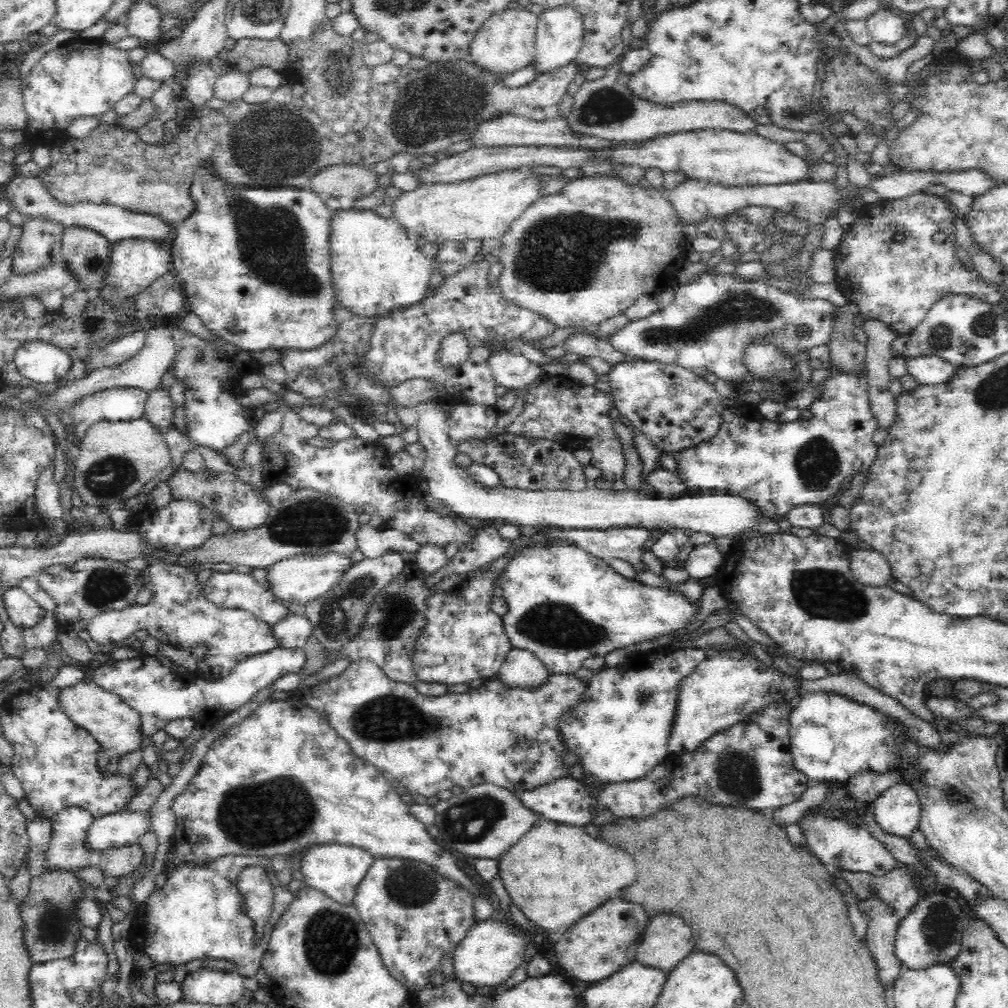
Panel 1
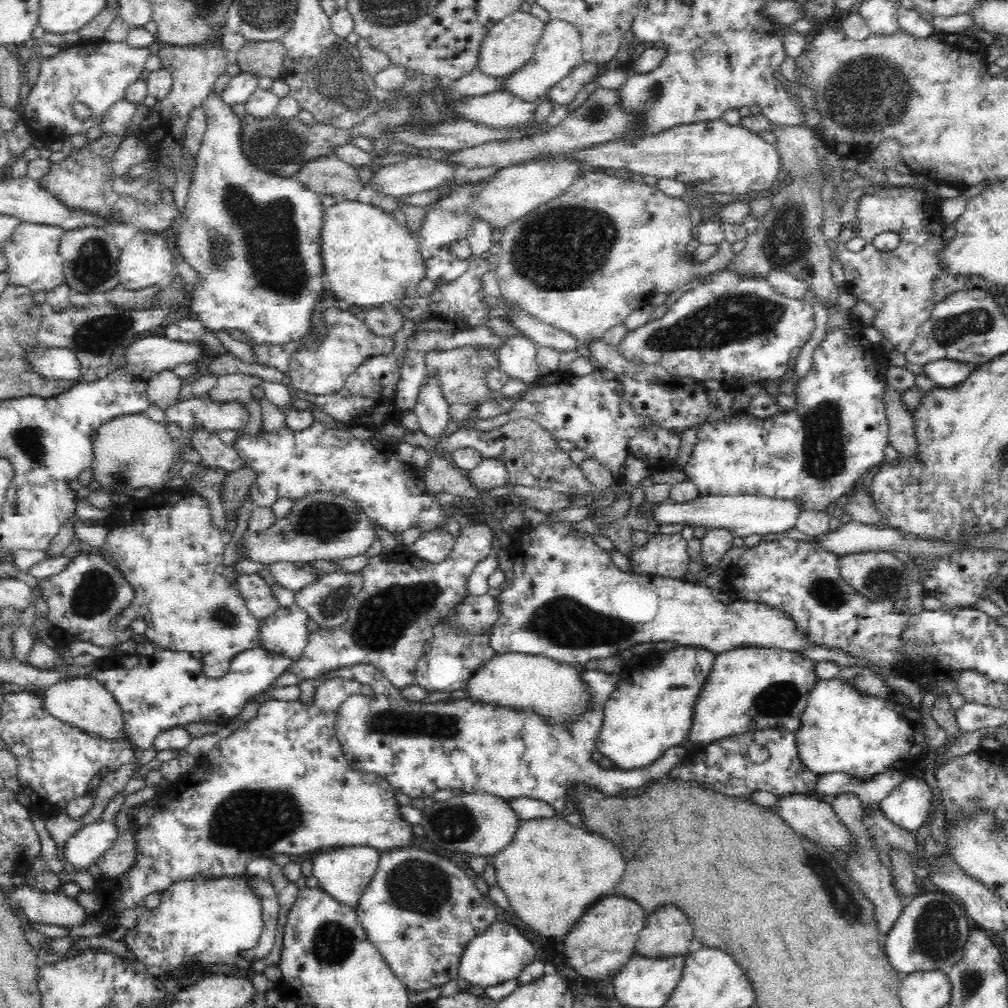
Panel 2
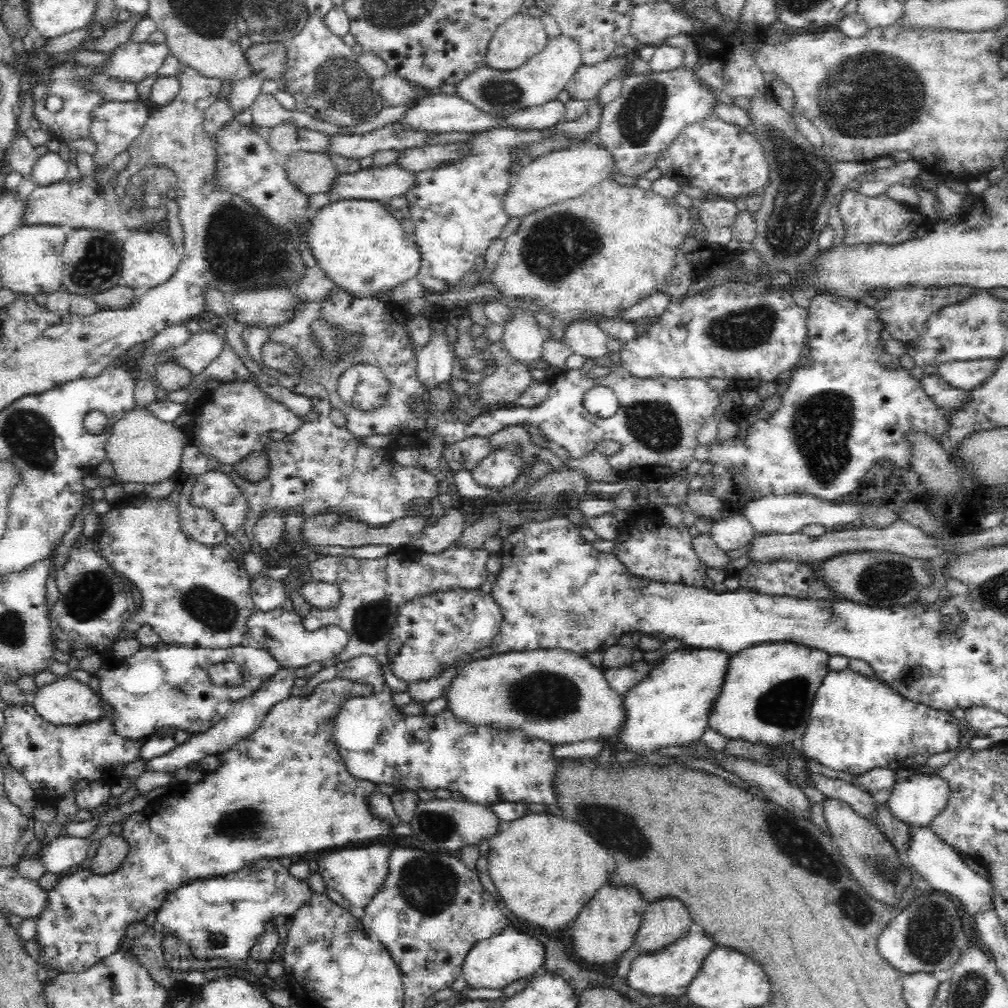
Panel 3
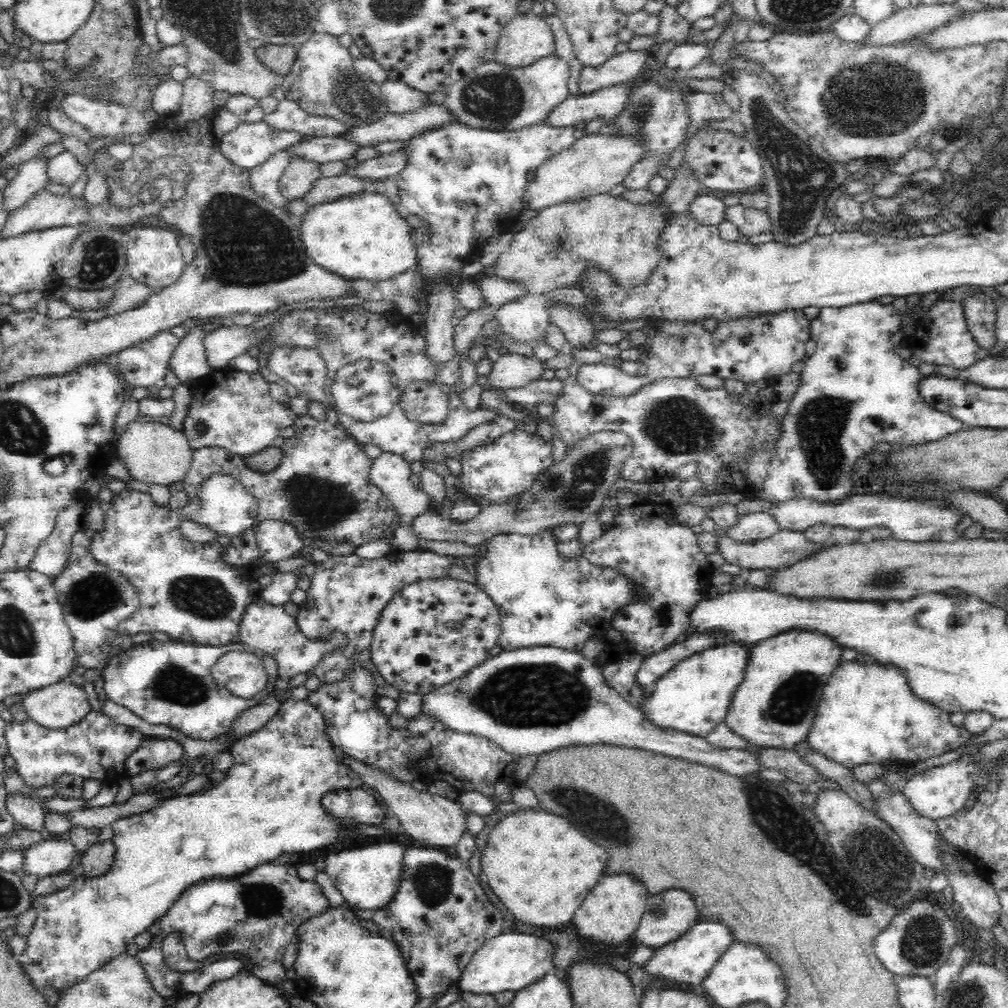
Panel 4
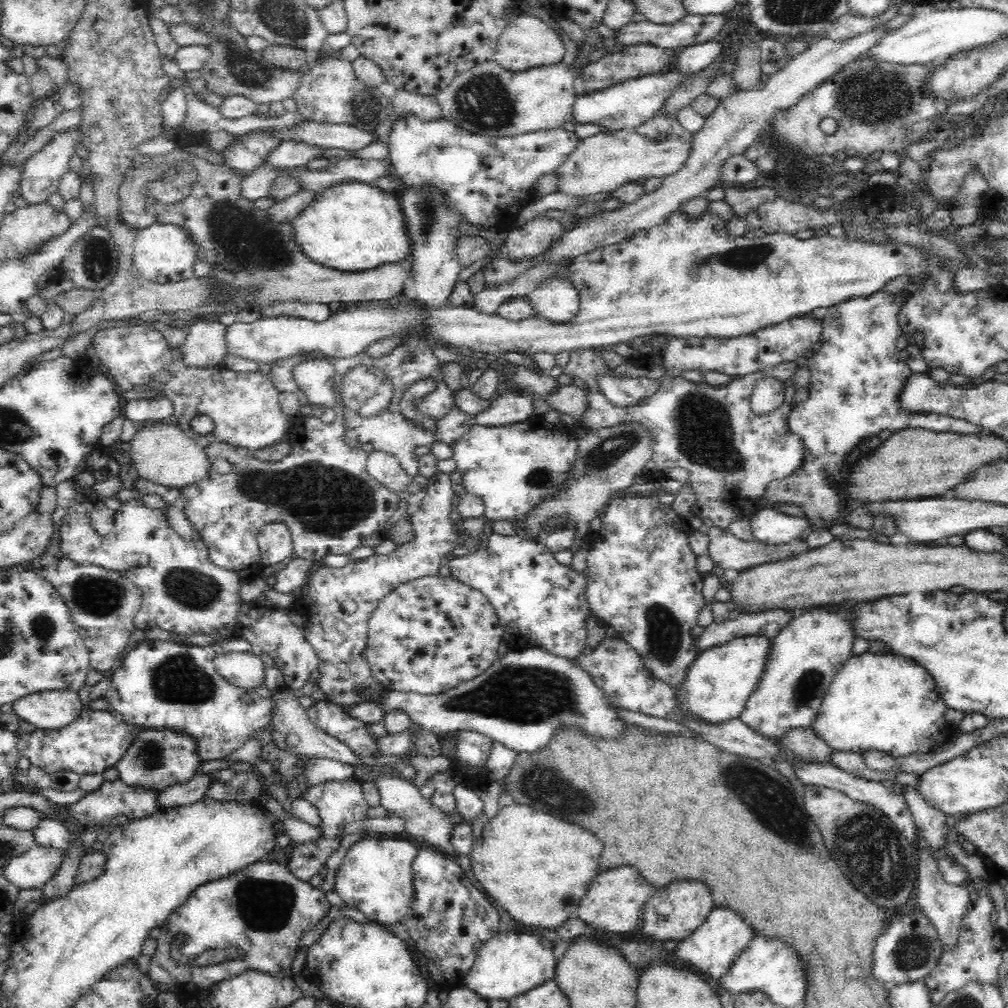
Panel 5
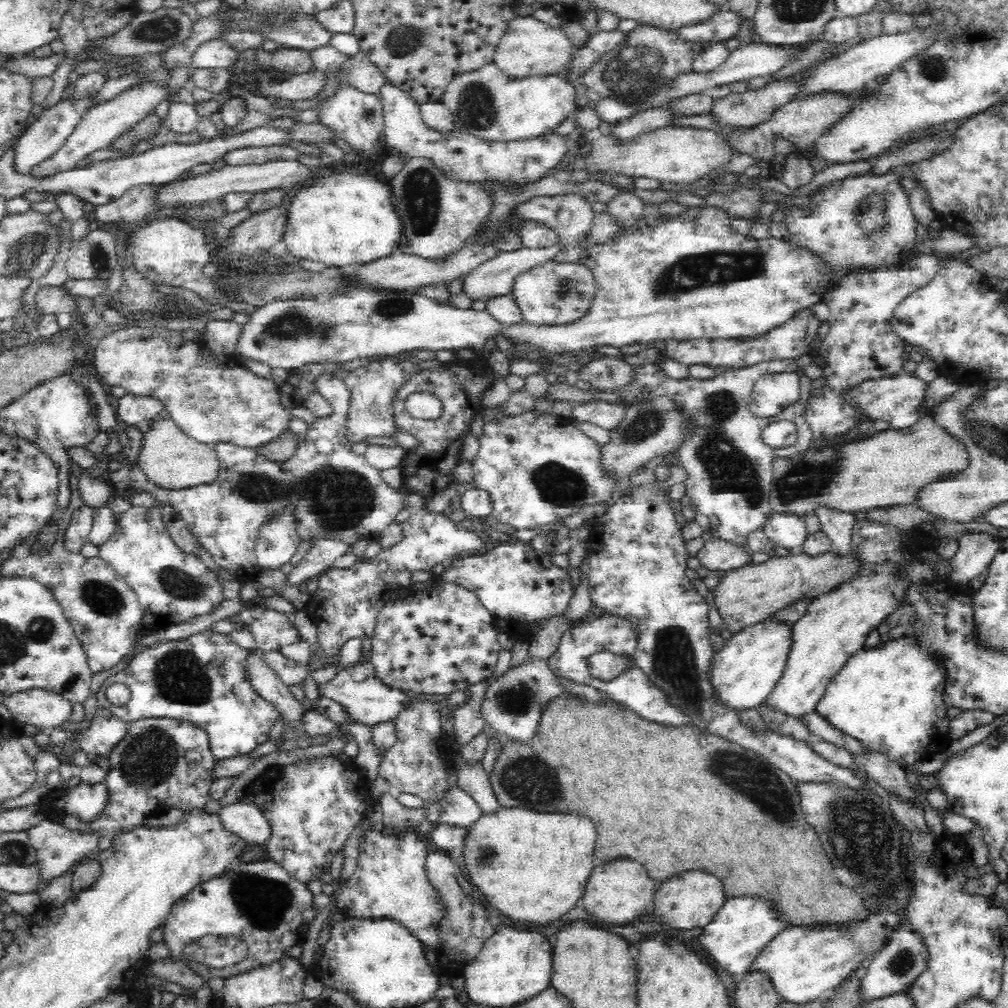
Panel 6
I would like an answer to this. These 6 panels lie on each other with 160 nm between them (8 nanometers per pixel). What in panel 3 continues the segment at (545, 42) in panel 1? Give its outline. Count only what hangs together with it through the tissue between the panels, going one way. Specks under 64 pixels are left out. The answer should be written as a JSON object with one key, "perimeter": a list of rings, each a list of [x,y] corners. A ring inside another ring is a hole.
{"perimeter":[[[558,34],[556,38],[547,40],[545,47],[528,59],[524,65],[512,71],[499,72],[484,66],[472,75],[460,81],[456,87],[456,95],[464,97],[466,101],[497,115],[505,115],[507,108],[527,107],[541,105],[548,101],[557,100],[559,92],[564,85],[576,75],[582,66],[582,49],[576,39]],[[500,110],[500,111],[496,111]]]}

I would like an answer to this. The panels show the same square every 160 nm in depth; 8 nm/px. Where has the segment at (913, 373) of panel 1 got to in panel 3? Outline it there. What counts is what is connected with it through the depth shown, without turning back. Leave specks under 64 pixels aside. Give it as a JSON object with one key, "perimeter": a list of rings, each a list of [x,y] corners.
{"perimeter":[[[982,359],[972,361],[948,361],[936,365],[937,374],[951,388],[968,391],[993,371],[998,360]]]}

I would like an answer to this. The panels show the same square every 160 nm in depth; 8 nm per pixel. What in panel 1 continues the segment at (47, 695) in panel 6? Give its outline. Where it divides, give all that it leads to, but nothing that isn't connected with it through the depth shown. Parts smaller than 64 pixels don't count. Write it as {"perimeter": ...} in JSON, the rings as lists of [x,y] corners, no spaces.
{"perimeter":[[[94,682],[76,684],[60,689],[60,703],[72,722],[86,729],[102,750],[117,759],[138,752],[142,748],[142,717],[116,693],[108,692],[96,686]]]}

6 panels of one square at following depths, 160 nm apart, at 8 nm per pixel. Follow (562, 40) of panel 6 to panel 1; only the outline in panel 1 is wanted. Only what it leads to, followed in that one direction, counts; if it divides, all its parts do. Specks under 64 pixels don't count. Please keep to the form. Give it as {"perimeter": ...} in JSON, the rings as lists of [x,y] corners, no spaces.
{"perimeter":[[[529,8],[510,9],[492,13],[480,28],[474,33],[469,44],[469,55],[474,64],[478,64],[487,71],[497,74],[511,74],[534,61],[535,32],[537,31],[537,16]]]}

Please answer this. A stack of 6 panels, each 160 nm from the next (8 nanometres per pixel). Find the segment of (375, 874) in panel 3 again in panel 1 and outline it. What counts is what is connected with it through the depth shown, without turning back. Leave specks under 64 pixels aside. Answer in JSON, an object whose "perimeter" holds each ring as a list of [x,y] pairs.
{"perimeter":[[[324,843],[312,845],[310,850],[302,856],[300,872],[302,872],[304,883],[308,887],[322,892],[340,904],[352,905],[356,890],[366,876],[366,871],[370,868],[373,860],[373,856],[363,848],[338,843]]]}

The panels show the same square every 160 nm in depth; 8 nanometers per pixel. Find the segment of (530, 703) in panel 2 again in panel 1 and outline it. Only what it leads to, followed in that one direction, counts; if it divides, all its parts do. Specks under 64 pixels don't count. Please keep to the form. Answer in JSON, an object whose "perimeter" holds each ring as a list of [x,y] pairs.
{"perimeter":[[[513,648],[497,673],[510,687],[535,687],[542,684],[551,672],[530,650]]]}

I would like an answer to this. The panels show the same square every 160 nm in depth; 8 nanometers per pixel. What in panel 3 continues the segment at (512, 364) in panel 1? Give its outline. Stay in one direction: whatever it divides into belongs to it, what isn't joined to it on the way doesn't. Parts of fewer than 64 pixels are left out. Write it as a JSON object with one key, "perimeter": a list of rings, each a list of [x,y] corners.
{"perimeter":[[[514,308],[514,320],[504,326],[503,346],[509,356],[519,363],[528,364],[541,358],[546,338],[540,332],[534,313]]]}

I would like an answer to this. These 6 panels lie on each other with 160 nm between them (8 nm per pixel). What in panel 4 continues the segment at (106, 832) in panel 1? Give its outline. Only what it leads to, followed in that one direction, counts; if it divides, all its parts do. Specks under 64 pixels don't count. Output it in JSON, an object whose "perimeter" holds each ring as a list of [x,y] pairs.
{"perimeter":[[[42,839],[23,852],[20,870],[42,879],[69,870],[77,859],[76,845],[70,839]]]}

